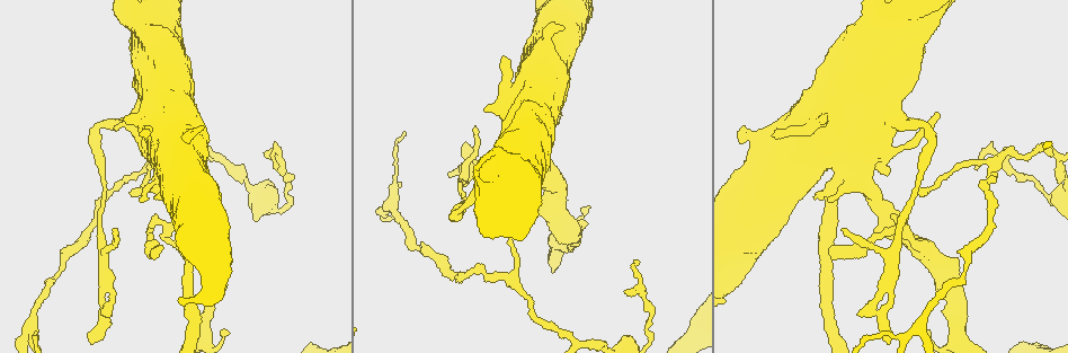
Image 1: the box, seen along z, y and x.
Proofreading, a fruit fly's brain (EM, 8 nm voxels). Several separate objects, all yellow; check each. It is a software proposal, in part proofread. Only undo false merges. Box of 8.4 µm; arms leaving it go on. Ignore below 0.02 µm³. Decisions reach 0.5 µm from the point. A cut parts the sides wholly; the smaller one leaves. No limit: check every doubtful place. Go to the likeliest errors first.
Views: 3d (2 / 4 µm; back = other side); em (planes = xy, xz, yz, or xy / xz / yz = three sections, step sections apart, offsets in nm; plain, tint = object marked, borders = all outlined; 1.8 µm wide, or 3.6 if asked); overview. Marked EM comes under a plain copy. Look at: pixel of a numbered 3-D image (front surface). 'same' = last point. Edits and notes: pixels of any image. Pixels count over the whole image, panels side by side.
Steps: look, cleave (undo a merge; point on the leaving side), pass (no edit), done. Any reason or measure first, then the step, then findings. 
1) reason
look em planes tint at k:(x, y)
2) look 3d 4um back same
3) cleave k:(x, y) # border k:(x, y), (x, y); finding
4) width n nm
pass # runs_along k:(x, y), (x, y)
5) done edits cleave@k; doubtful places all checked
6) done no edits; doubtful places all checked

looks like a crossing
look em planes tint at 1:(394, 205)

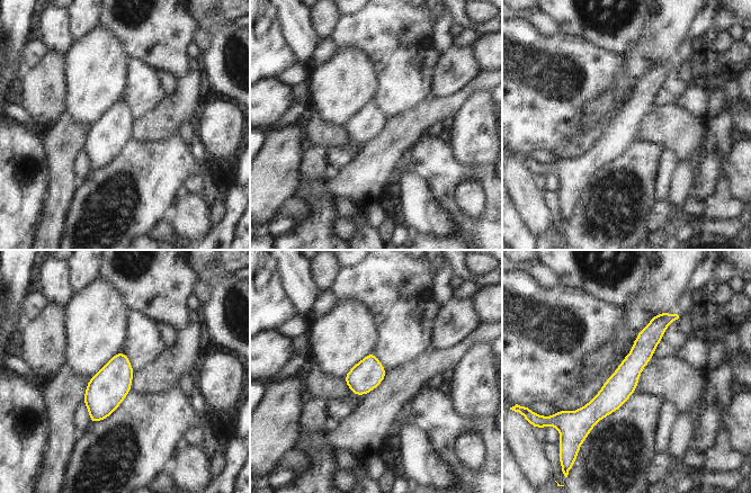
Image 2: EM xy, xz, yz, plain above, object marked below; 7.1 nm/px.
pass # runs_along 2:(663, 319), (586, 428); all the same cell

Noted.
touches itself
look 3d 4um at 1:(860, 174)

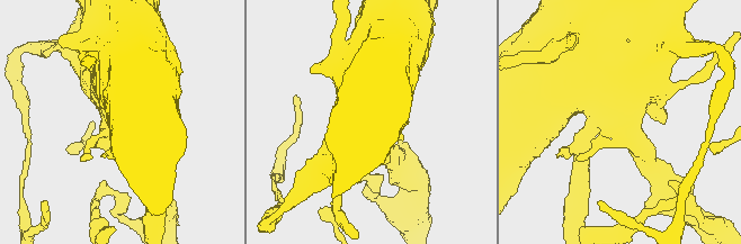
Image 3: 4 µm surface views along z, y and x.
look em 3.6um yz step 16 tint at 3:(624, 121)

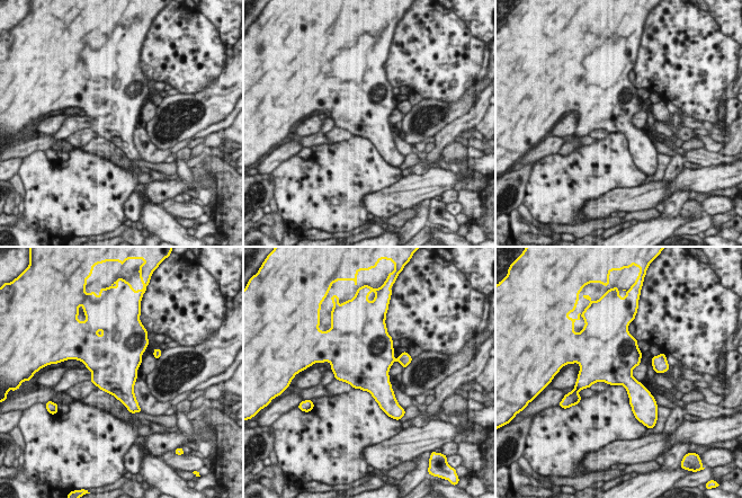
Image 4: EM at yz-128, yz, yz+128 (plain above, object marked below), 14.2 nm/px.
look em 3.6um planes tint same

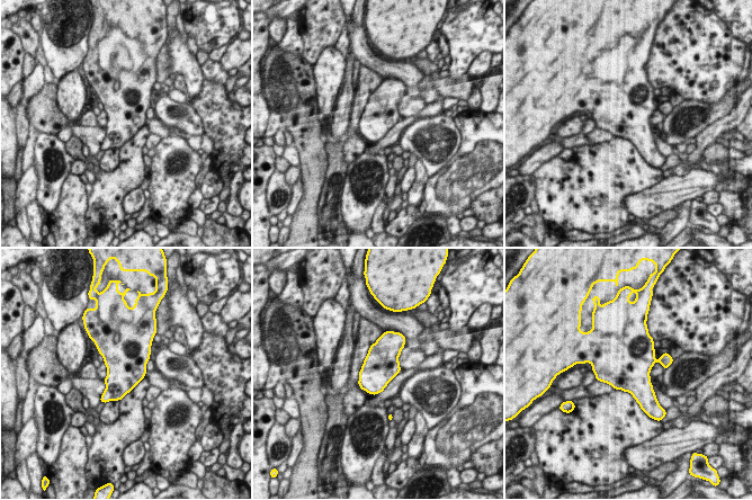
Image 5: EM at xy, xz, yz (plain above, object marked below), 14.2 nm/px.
pass # continuous, no second cell

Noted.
branch point
look em yz step 4 tint at 1:(887, 218)

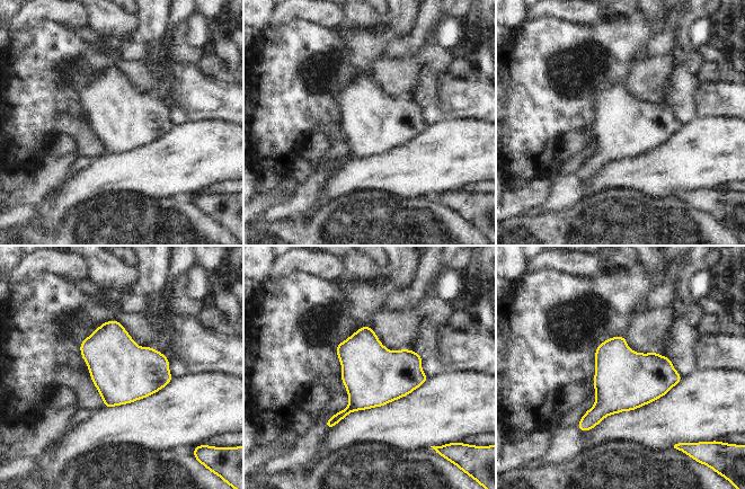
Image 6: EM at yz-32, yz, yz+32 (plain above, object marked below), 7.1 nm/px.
cut it another way
look em planes tint same

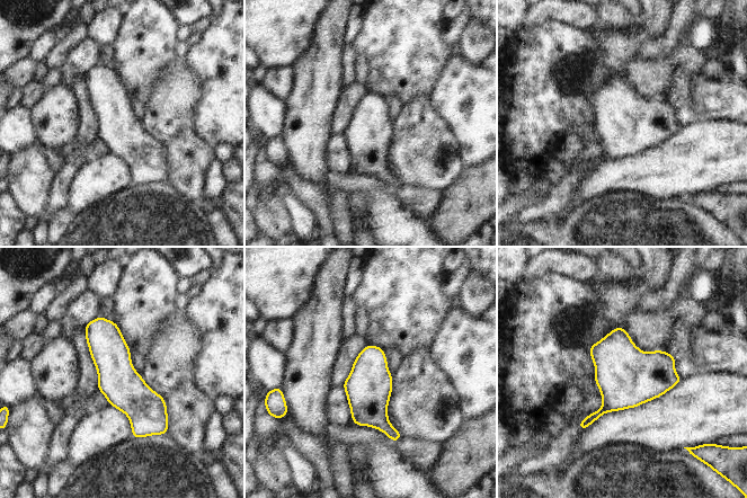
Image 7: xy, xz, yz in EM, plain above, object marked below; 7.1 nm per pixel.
width 300 nm
pass # runs_along 7:(94, 322), (153, 430); continuous, no second cell

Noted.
sudden change in width
look em planes borders at 1:(887, 335)

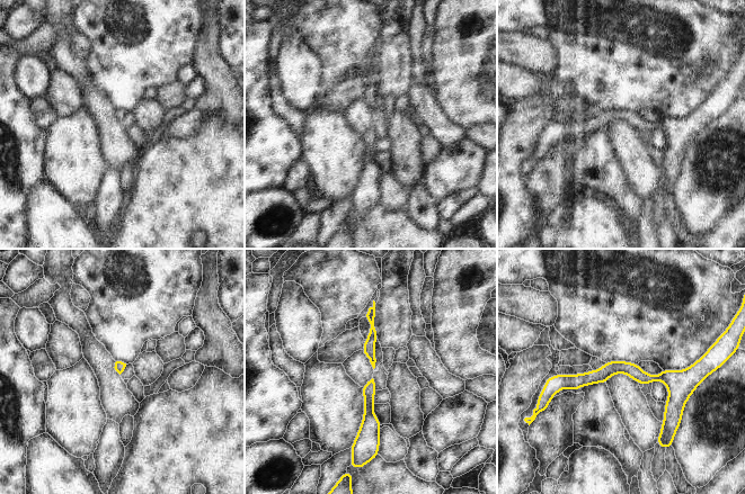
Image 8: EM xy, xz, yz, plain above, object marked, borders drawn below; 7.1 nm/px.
width 70 nm
pass # all the same cell

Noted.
done no edits; doubtful places all checked

